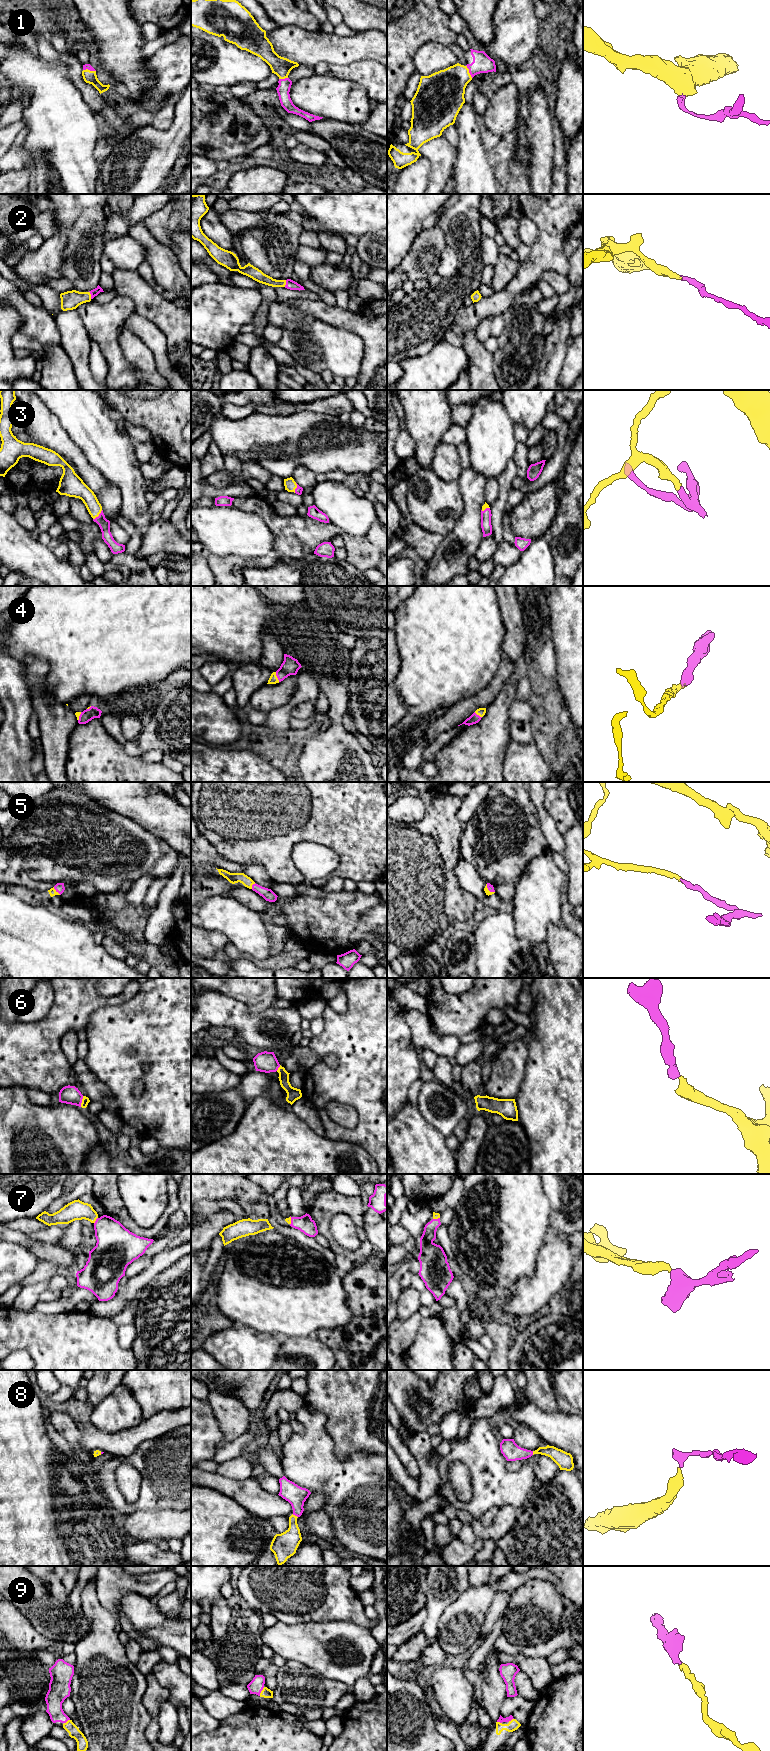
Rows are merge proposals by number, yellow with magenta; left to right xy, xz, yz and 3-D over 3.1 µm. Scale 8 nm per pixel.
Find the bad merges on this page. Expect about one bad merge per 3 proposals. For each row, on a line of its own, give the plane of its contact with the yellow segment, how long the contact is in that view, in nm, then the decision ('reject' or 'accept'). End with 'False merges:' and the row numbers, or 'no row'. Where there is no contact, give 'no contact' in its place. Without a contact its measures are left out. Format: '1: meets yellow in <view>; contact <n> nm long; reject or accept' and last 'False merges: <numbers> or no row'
1: meets yellow in yz; contact 120 nm long; accept
2: meets yellow in xy; contact 70 nm long; accept
3: meets yellow in xy; contact 110 nm long; accept
4: meets yellow in xz; contact 90 nm long; accept
5: meets yellow in xy; contact 90 nm long; accept
6: meets yellow in xy; contact 90 nm long; accept
7: meets yellow in xy; contact 60 nm long; accept
8: meets yellow in xz; contact 50 nm long; accept
9: meets yellow in xz; contact 80 nm long; accept
False merges: no row

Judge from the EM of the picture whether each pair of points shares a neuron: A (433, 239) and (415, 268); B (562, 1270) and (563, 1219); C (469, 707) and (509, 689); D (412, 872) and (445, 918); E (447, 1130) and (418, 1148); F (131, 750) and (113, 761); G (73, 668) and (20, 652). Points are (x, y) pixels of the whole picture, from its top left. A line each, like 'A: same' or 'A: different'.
A: same
B: different
C: different
D: same
E: different
F: different
G: same

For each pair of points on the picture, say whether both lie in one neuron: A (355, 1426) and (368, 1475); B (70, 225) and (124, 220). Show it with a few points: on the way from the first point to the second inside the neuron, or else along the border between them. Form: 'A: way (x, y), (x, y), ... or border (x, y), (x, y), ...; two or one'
A: border (376, 1453), (353, 1452), (340, 1460); two
B: border (106, 217), (103, 243); two

